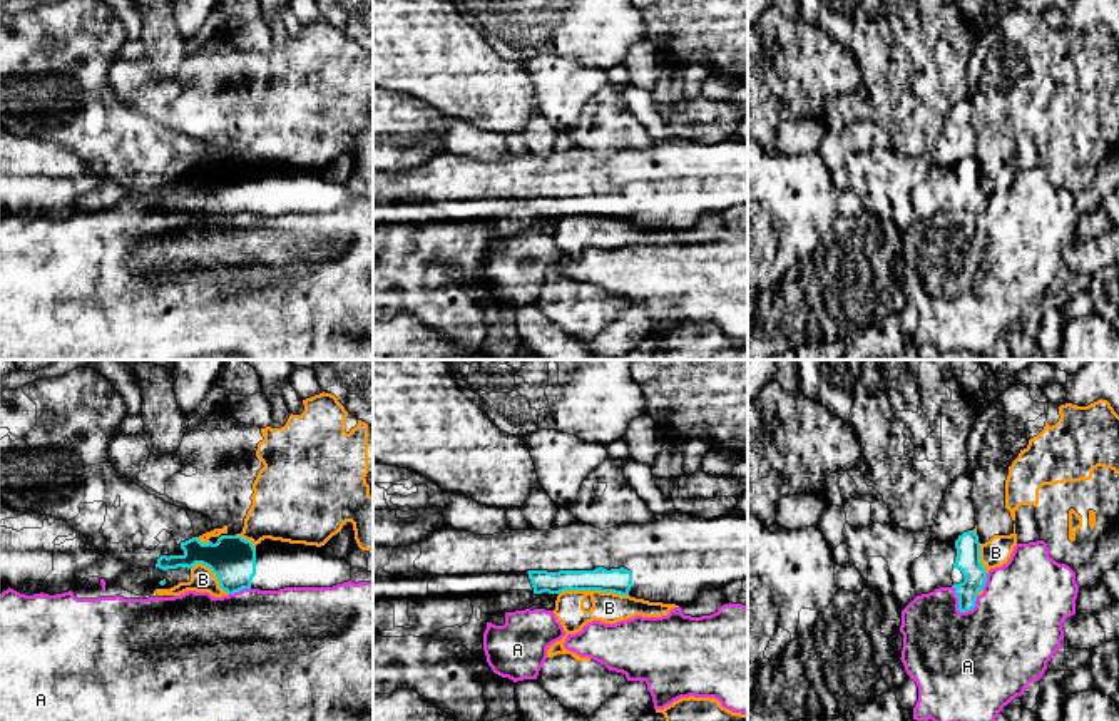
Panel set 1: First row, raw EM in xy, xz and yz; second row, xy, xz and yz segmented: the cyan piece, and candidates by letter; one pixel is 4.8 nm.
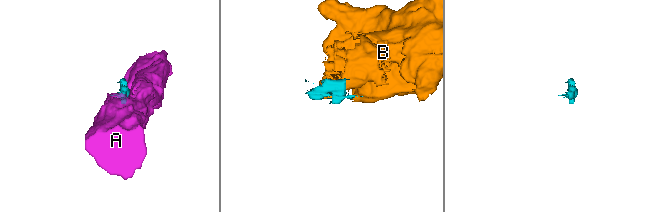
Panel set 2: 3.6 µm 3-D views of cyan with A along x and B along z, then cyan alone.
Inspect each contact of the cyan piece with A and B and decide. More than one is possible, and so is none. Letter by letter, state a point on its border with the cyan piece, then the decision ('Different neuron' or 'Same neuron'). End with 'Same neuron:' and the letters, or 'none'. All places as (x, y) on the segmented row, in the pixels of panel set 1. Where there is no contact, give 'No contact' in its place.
A: Touches cyan at yz (959, 606). Different neuron
B: Touches cyan at xz (594, 589). Different neuron
Same neuron: none

